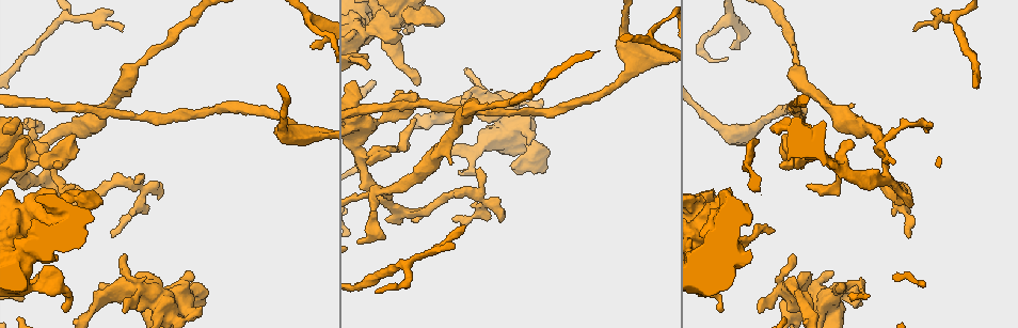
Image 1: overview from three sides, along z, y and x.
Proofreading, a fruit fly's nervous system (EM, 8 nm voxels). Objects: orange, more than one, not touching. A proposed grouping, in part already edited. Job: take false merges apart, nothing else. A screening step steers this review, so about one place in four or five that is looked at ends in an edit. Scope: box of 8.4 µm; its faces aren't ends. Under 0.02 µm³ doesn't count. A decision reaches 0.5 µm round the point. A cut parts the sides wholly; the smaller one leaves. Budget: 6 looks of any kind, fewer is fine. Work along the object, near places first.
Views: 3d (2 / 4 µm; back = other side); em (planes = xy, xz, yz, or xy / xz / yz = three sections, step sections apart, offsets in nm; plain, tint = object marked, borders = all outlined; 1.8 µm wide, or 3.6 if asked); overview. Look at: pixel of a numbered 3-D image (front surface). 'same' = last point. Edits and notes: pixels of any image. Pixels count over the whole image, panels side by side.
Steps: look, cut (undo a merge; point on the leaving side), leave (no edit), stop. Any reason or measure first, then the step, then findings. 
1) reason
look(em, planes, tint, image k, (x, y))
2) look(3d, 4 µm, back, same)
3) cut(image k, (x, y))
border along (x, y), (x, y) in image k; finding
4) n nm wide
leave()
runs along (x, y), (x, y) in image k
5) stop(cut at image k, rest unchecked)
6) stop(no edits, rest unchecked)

three-way junction
look(em, planes, tint, image 1, (65, 197))

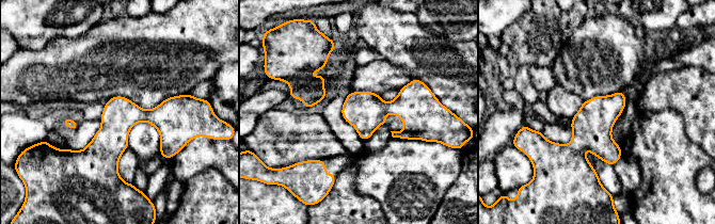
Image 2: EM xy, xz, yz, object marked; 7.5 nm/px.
260 nm wide
leave()
runs along (184, 107), (131, 115), (92, 155), (70, 153) in image 2; one cell here

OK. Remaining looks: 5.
four-way junction
look(3d, 2 µm, image 1, (380, 189))

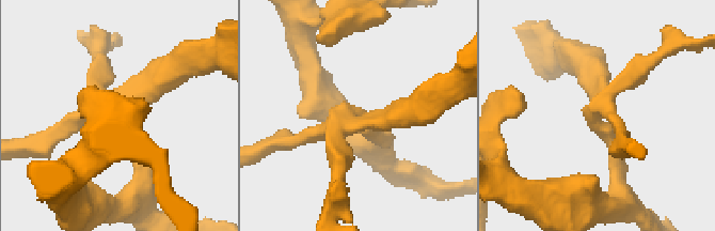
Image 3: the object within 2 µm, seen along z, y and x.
4 arms; need the tissue
look(em, planes, plain, image 3, (599, 105))

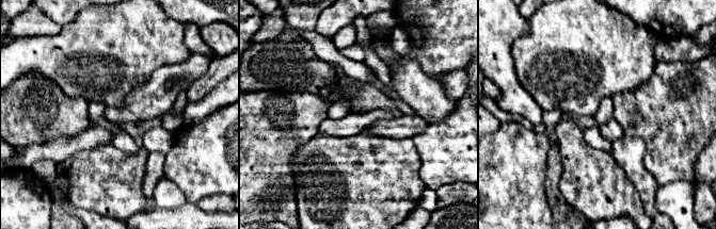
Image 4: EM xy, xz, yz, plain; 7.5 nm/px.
where the object lies
look(em, planes, tint, same)

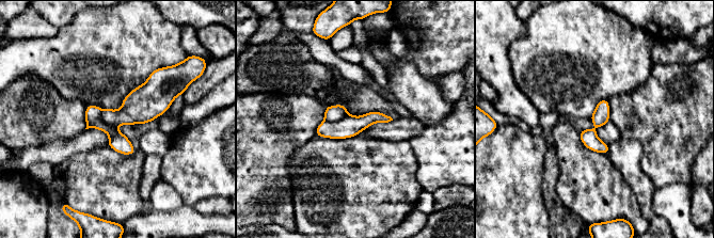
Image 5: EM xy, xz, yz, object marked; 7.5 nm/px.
cut(image 5, (348, 127))
border along (348, 113), (337, 121), (324, 120) in image 5; two cells meet here

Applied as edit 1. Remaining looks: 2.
redraw
look(overview)

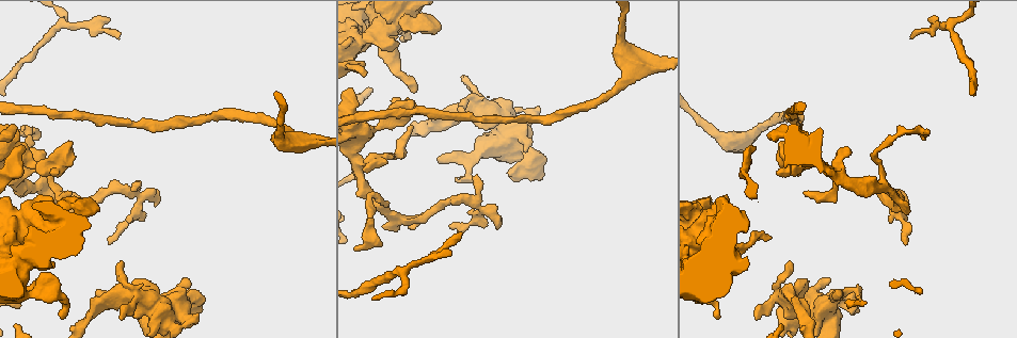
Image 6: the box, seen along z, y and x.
thick turns thin
look(em, 3.6 µm, planes, tint, image 6, (354, 132))

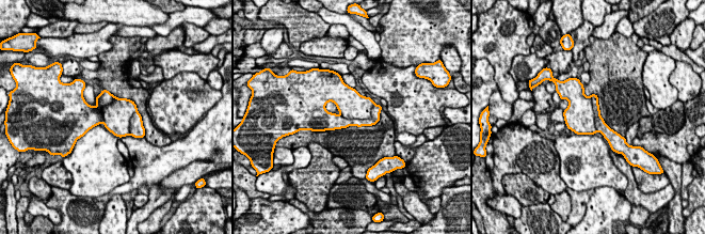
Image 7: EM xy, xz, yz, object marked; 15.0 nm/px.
leave()
continuous, no second cell

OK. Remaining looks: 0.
stop(cut at image 5, rest unchecked)

